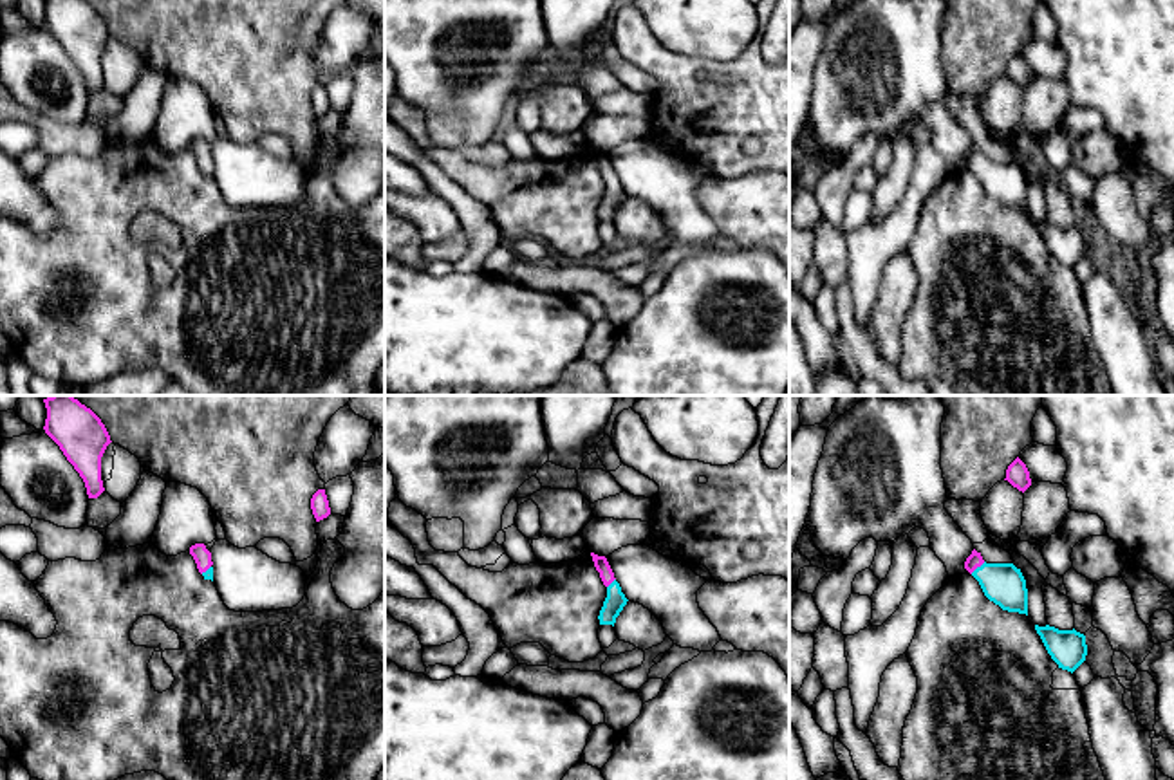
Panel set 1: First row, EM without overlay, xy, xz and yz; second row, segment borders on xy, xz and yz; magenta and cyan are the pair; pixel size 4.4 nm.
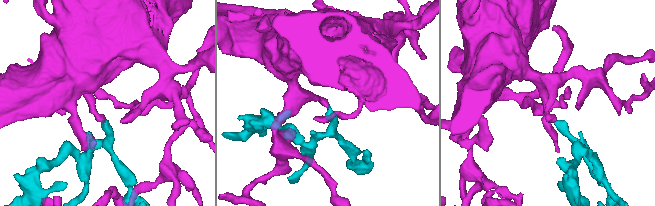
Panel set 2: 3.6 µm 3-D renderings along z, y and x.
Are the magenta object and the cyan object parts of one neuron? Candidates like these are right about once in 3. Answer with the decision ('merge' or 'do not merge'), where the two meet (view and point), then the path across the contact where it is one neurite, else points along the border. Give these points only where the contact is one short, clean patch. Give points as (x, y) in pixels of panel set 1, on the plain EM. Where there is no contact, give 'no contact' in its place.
merge | yz (978, 161) | across yz (974, 156), (978, 161), (1003, 179)

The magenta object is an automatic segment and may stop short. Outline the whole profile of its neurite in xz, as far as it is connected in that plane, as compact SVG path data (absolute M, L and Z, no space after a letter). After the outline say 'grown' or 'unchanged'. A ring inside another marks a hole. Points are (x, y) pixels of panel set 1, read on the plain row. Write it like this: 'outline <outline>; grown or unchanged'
outline M591 148L592 157L596 166L600 168L600 173L603 177L603 181L607 182L607 193L603 197L603 202L600 206L600 220L612 220L616 218L616 213L620 211L620 208L623 206L623 202L627 200L627 193L621 188L620 179L614 173L614 168L607 157L605 152L598 152L594 148Z; grown

